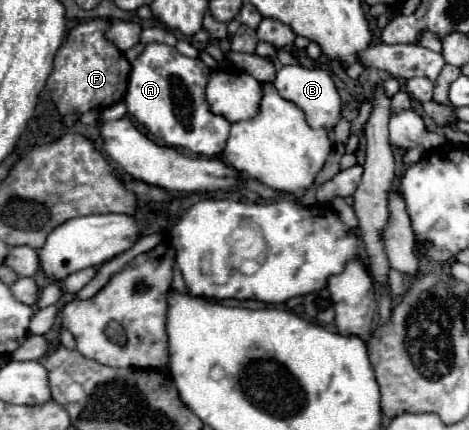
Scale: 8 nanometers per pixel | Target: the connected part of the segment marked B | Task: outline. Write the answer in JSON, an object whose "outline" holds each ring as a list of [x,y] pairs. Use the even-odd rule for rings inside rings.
{"outline":[[[285,65],[283,69],[277,71],[277,79],[273,81],[273,85],[283,99],[295,103],[305,113],[309,127],[313,127],[313,129],[323,127],[327,131],[333,131],[335,125],[339,123],[341,99],[339,99],[339,93],[335,89],[333,79],[323,69],[307,69],[307,67],[299,67],[299,65]]]}

